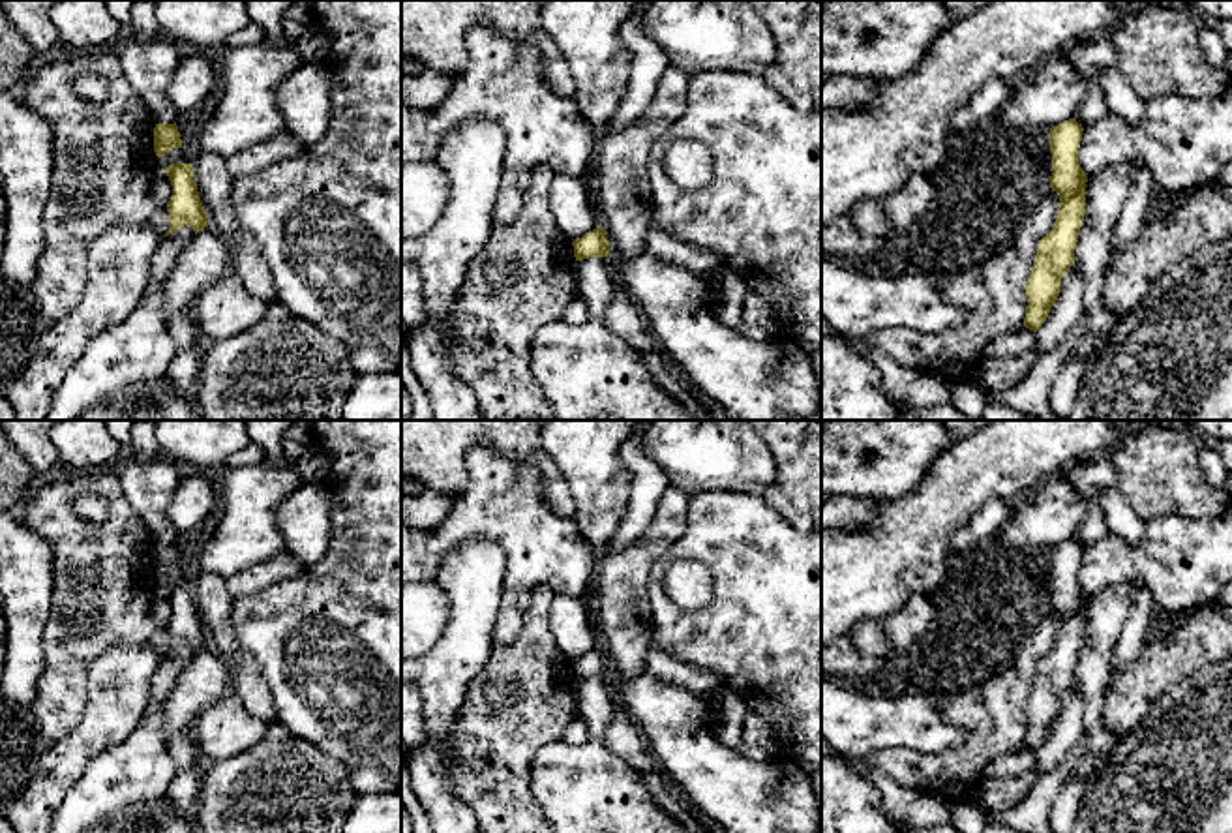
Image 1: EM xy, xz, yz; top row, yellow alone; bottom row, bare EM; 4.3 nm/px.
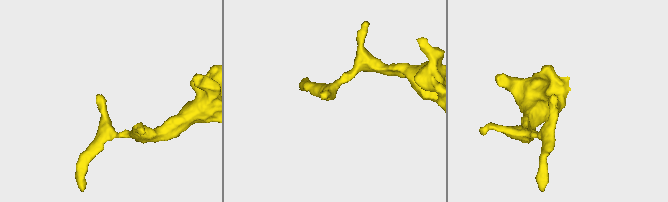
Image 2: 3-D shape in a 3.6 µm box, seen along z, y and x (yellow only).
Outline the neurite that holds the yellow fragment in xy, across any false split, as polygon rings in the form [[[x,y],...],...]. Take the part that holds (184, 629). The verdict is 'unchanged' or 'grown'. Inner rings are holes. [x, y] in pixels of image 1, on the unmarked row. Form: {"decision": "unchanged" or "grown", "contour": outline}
{"decision": "unchanged", "contour": [[[174,583],[163,591],[173,606],[173,615],[167,623],[169,651],[163,657],[169,657],[173,651],[184,645],[191,647],[197,655],[210,644],[193,600],[191,583]]]}

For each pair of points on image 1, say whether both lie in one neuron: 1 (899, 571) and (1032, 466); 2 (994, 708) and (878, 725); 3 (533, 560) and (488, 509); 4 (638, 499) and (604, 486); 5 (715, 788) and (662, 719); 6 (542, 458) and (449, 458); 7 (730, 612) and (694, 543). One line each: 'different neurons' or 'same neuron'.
1: same neuron
2: different neurons
3: same neuron
4: different neurons
5: same neuron
6: same neuron
7: same neuron

